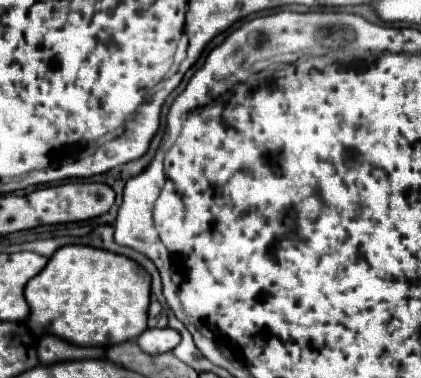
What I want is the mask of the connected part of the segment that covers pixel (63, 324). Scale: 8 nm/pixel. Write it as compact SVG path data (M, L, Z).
M69 244L59 248L47 262L47 266L27 282L25 298L31 308L27 326L39 334L55 334L77 346L103 346L109 348L113 344L137 338L147 328L147 308L151 296L151 276L131 258L113 254L109 250Z

